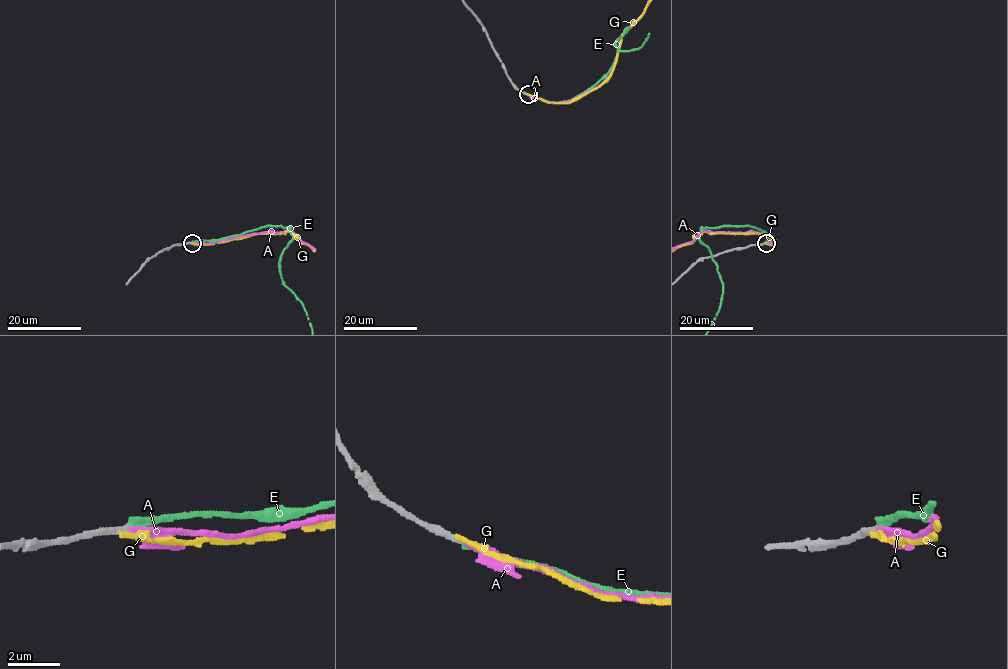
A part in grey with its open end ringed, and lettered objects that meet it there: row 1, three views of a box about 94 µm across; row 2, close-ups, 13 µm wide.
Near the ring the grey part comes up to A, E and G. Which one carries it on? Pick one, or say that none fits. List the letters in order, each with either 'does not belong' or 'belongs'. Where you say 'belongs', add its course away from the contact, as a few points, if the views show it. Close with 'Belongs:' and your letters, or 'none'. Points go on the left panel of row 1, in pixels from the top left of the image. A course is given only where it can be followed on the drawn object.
A: belongs
E: does not belong
G: does not belong
Belongs: A

